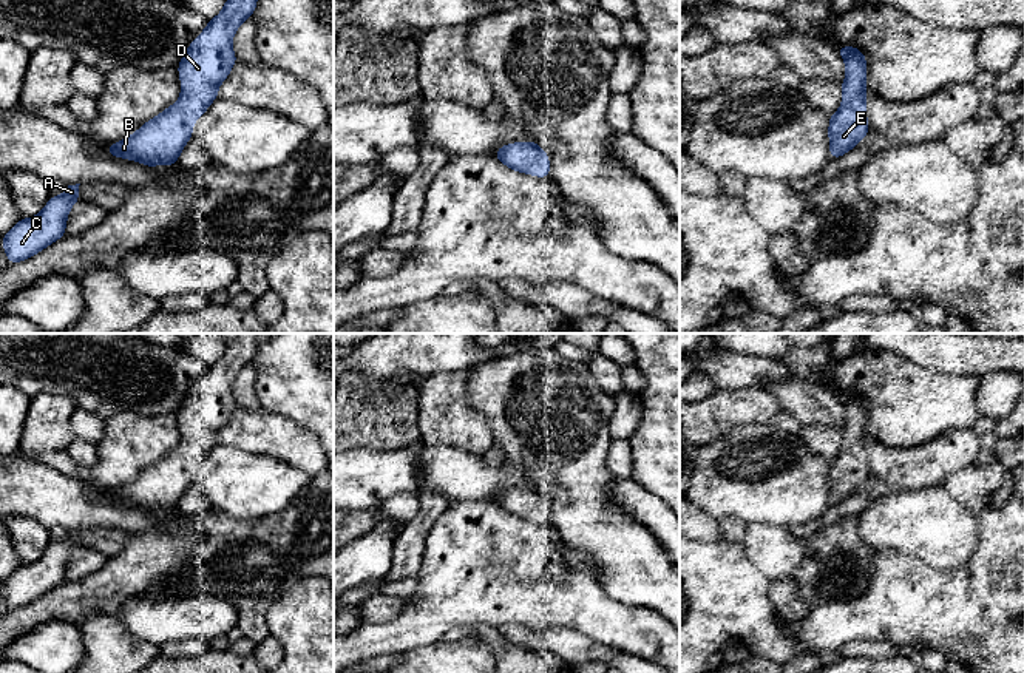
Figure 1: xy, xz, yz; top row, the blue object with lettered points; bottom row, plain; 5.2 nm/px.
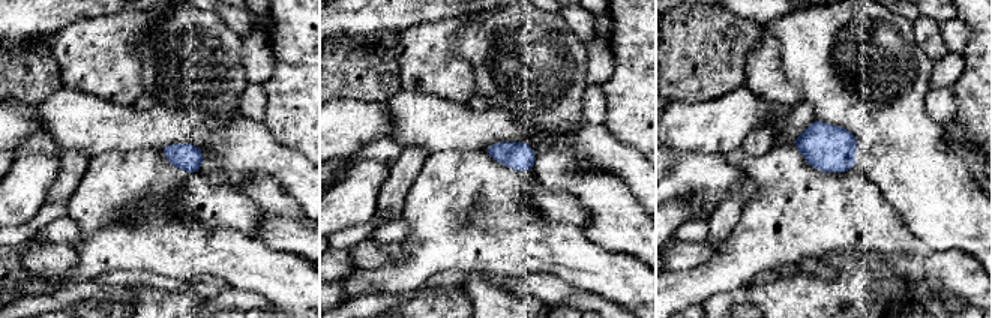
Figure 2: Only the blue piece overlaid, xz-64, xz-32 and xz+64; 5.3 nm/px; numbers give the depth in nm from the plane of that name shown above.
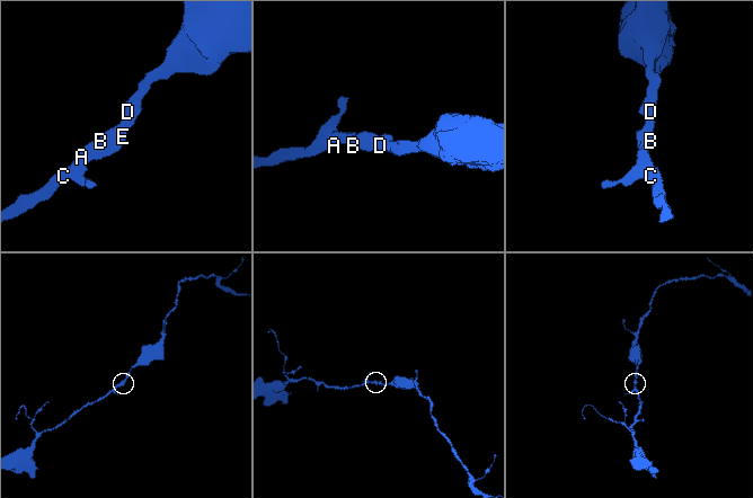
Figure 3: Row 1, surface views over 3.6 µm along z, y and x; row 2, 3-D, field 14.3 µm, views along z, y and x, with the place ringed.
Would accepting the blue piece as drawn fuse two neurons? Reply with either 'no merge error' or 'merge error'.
no merge error

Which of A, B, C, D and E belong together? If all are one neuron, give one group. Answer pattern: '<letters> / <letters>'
A B C D E

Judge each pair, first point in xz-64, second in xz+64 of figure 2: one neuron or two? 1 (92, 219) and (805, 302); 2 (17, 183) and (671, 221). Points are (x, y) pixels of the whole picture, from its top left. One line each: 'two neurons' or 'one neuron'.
1: two neurons
2: one neuron

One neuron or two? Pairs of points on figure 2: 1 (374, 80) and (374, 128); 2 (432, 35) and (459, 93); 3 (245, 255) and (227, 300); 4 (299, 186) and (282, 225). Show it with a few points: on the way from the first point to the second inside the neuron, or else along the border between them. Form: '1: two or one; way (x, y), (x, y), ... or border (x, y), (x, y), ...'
1: two; border (339, 98), (383, 102)
2: one; way (432, 50), (432, 62), (449, 78)
3: two; border (231, 287), (266, 297)
4: two; border (263, 179), (278, 182), (303, 213)

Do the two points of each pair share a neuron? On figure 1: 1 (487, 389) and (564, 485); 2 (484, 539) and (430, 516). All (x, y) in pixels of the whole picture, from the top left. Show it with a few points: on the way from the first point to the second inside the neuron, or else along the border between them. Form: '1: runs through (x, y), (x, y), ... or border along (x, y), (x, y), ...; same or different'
1: runs through (512, 409), (562, 460); same
2: border along (450, 502), (433, 524), (423, 553); different

